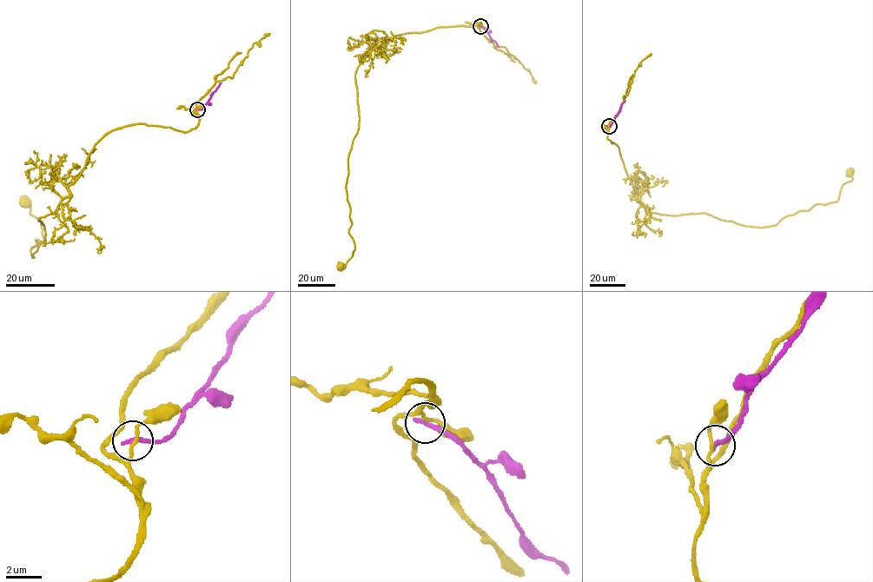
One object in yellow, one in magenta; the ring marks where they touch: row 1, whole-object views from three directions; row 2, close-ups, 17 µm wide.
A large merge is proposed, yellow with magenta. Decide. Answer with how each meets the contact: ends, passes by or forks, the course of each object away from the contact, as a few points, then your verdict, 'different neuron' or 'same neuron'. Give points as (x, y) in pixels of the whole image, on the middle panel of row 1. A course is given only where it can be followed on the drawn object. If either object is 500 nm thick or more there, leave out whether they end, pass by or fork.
yellow passes by | magenta ends | yellow via (480, 26), (396, 35), (379, 42), (358, 66), (359, 123), (346, 188), (354, 249), (340, 266) | magenta via (480, 26), (499, 48) | different neuron

